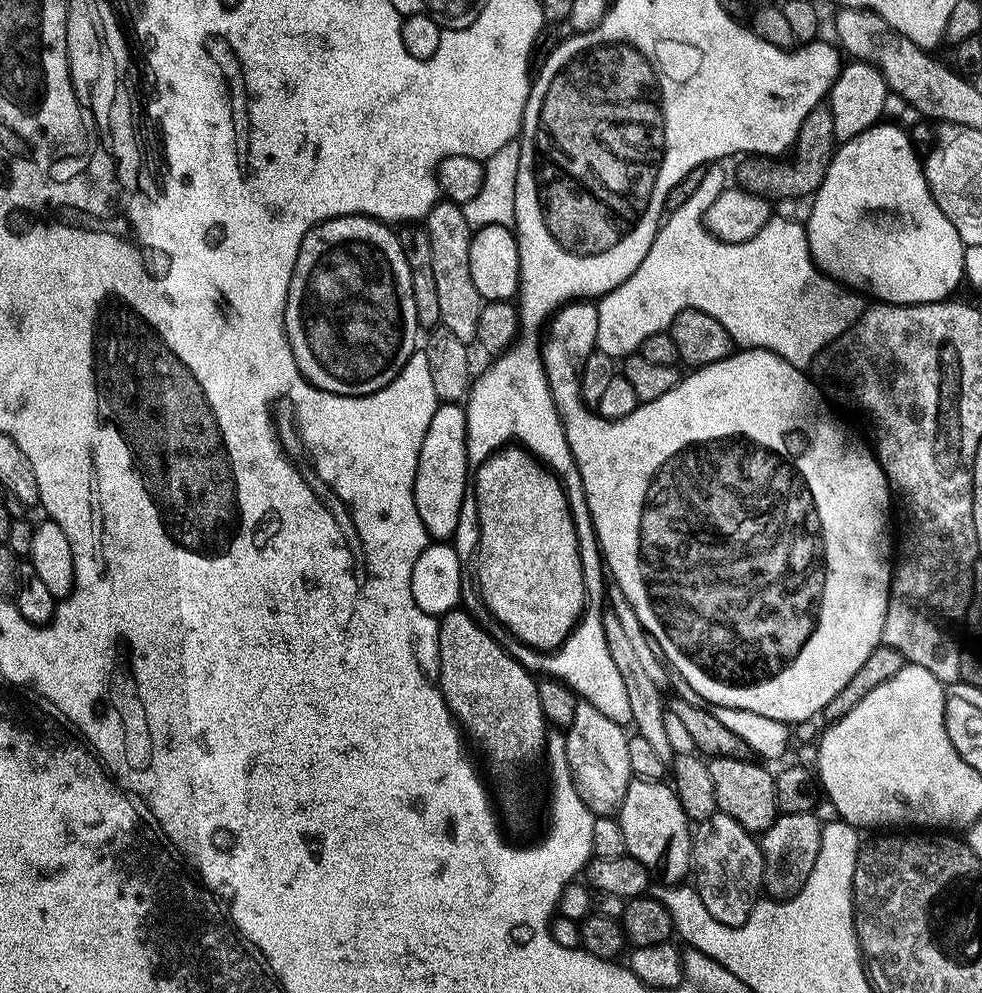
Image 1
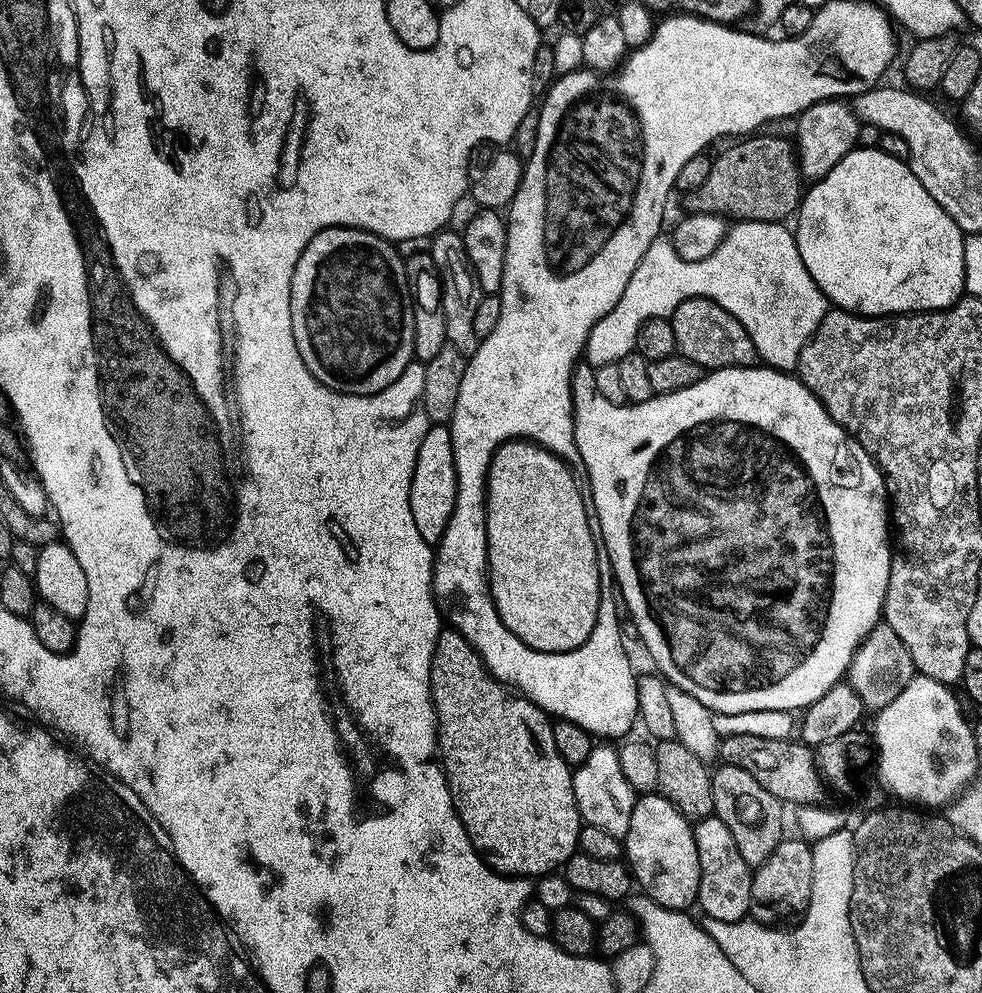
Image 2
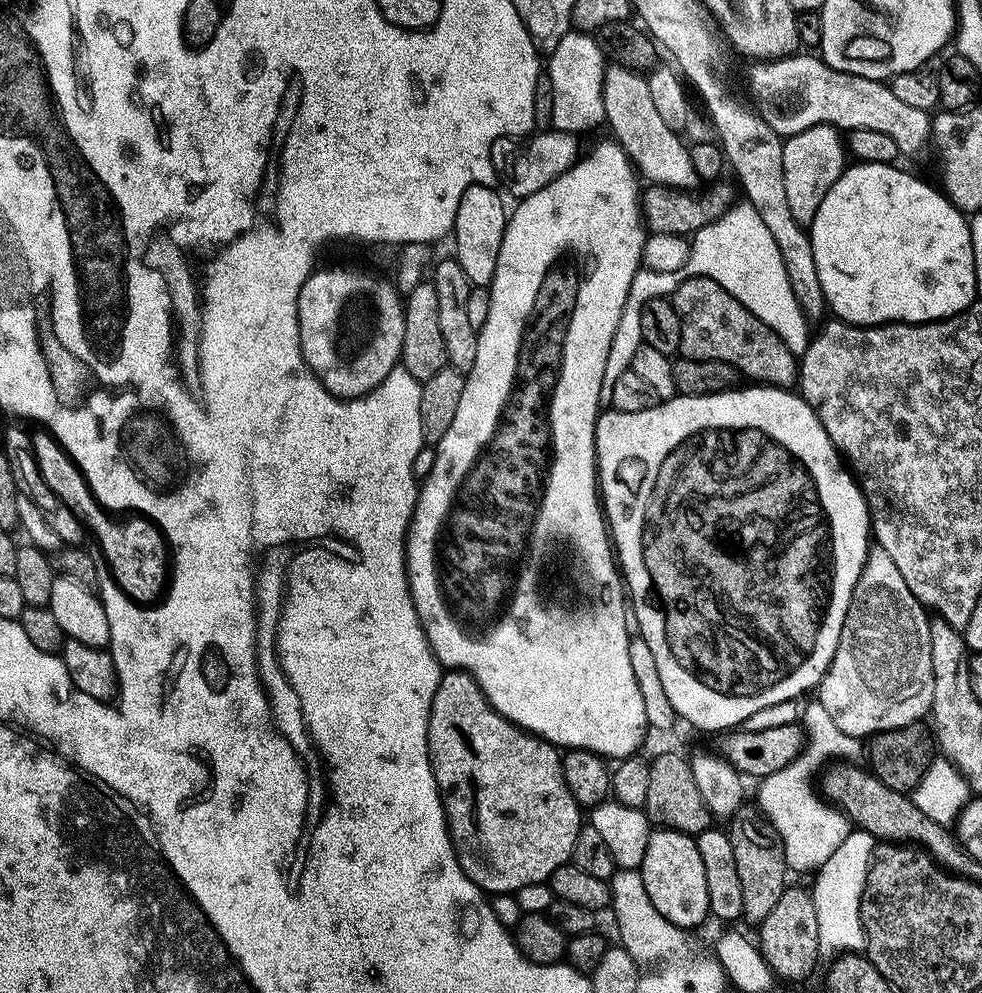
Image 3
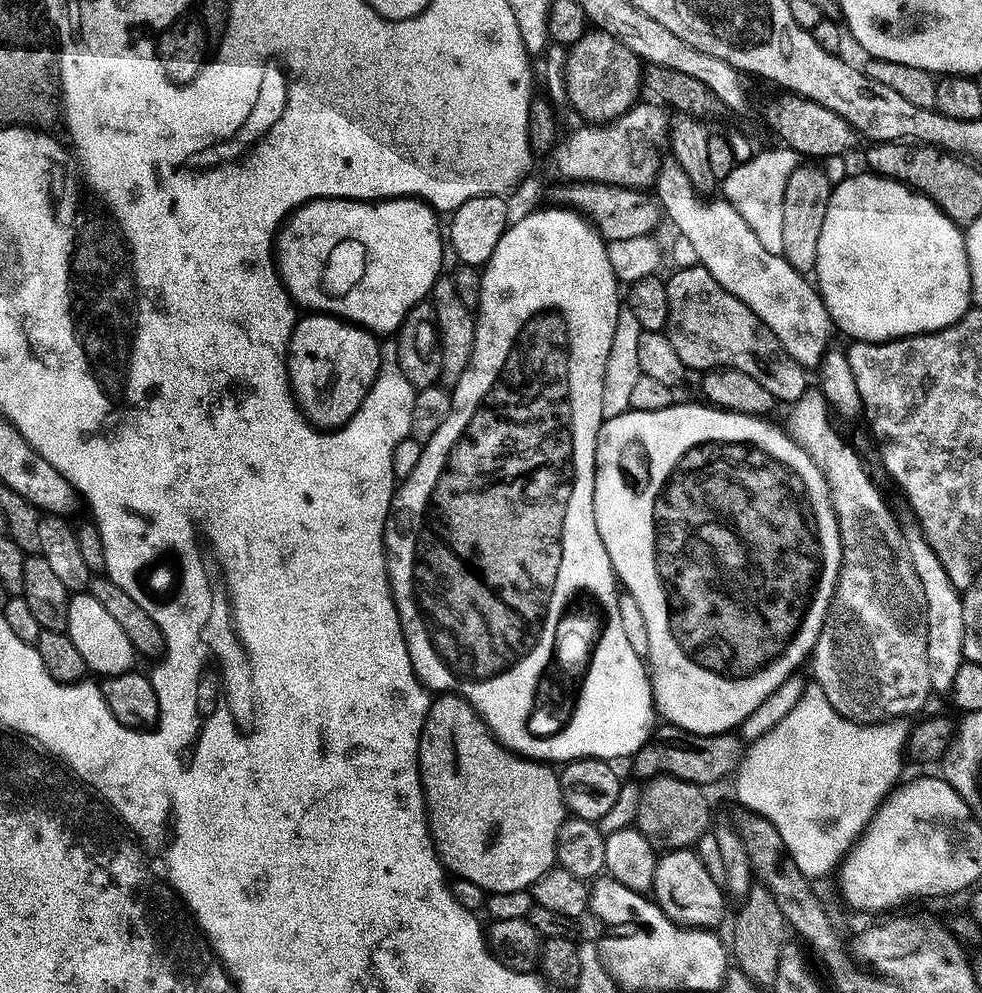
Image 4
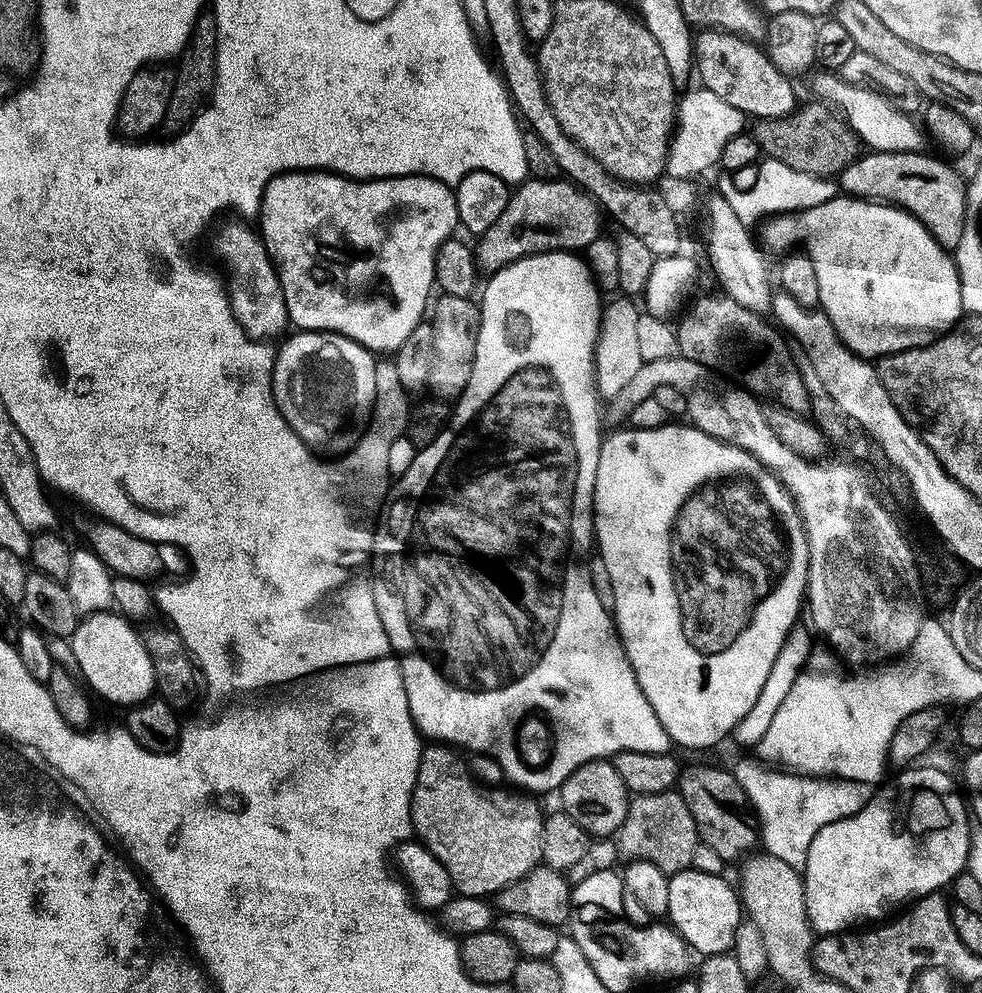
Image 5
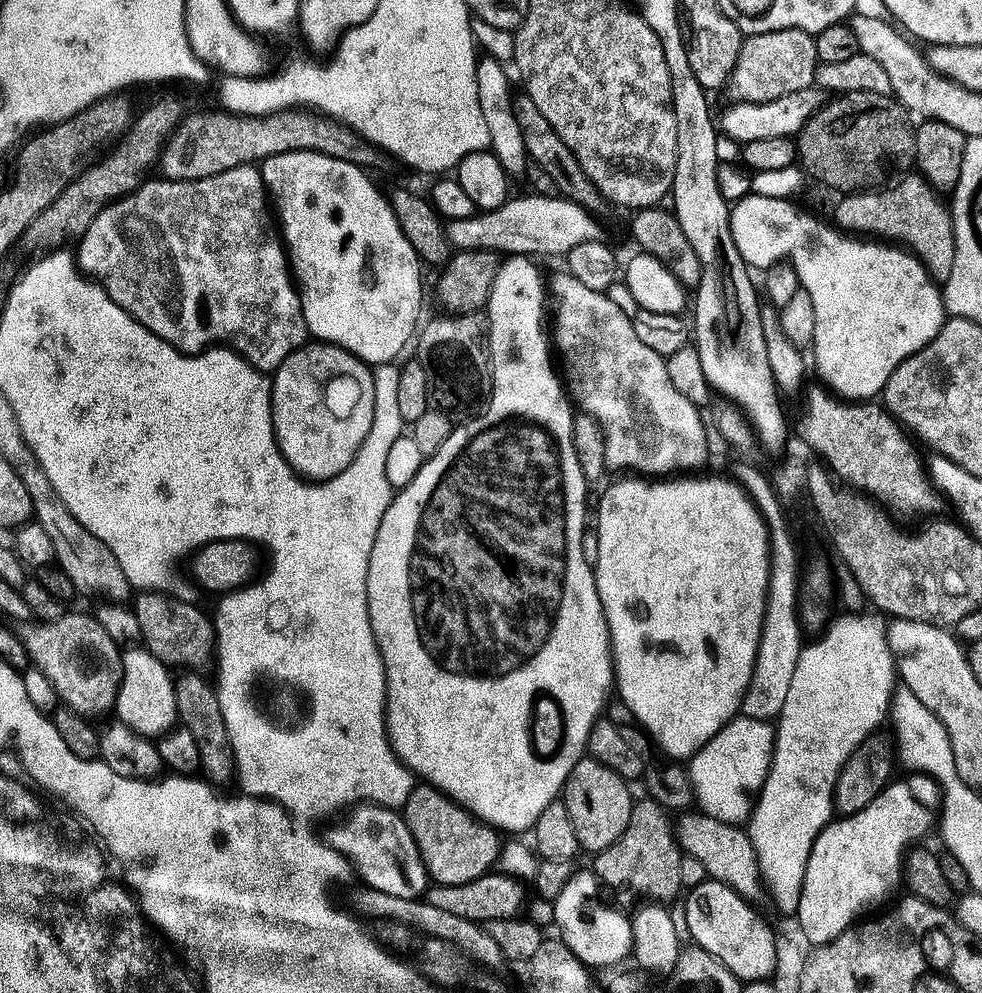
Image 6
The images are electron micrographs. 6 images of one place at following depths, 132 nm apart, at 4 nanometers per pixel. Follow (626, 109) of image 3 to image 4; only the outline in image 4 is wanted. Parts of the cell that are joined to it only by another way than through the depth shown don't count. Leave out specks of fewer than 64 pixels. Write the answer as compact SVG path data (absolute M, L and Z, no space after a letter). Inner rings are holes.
M665 163L661 167L654 190L655 193L658 192L656 198L667 221L669 218L676 226L679 236L690 240L699 265L708 270L726 291L738 298L740 302L744 302L774 332L774 336L782 346L782 351L789 354L792 360L806 370L819 369L825 355L831 349L830 344L834 334L836 335L836 327L824 297L817 287L813 283L811 285L803 273L794 270L783 255L768 252L748 222L729 201L725 198L718 198L718 200L703 198L677 163Z

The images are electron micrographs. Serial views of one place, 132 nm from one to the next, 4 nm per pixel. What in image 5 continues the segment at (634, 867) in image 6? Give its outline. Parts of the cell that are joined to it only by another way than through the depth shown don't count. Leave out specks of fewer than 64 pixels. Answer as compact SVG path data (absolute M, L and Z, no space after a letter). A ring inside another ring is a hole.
M673 790L662 794L636 796L629 806L625 824L615 834L614 841L621 861L645 860L658 866L658 870L671 878L692 868L694 846L700 844L700 835L686 802L680 797L679 791Z

